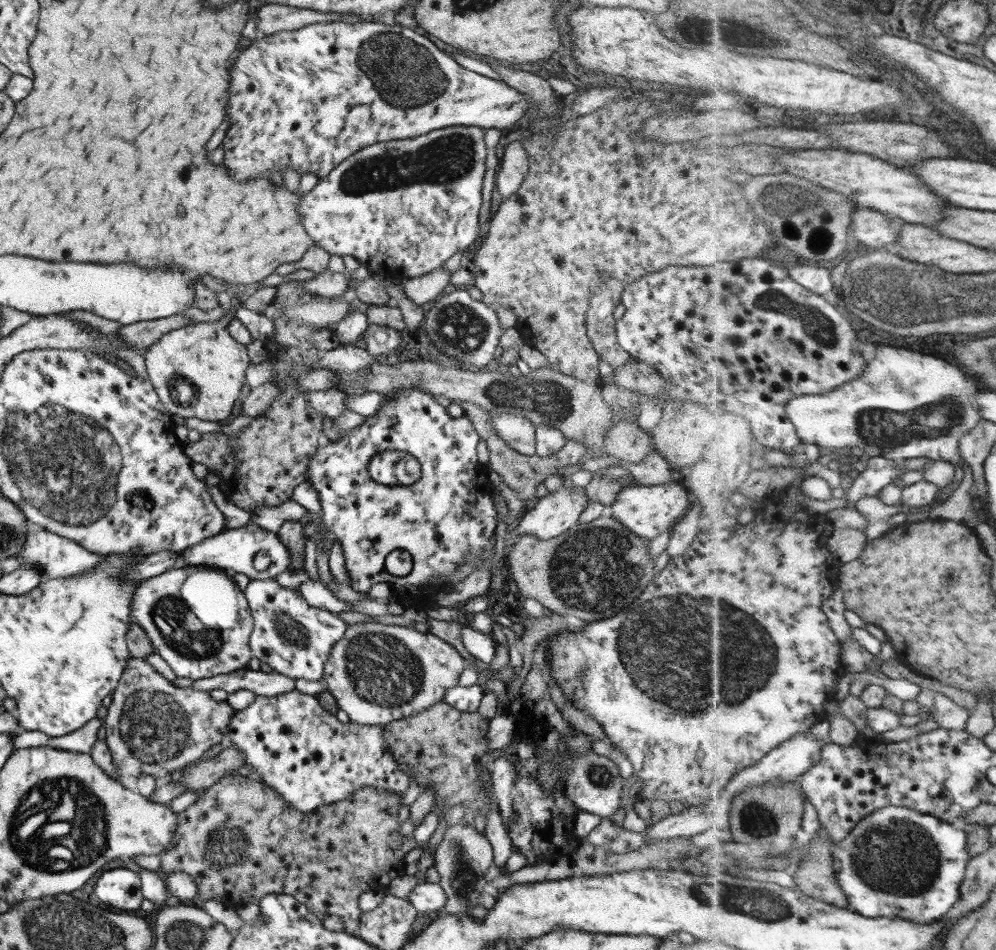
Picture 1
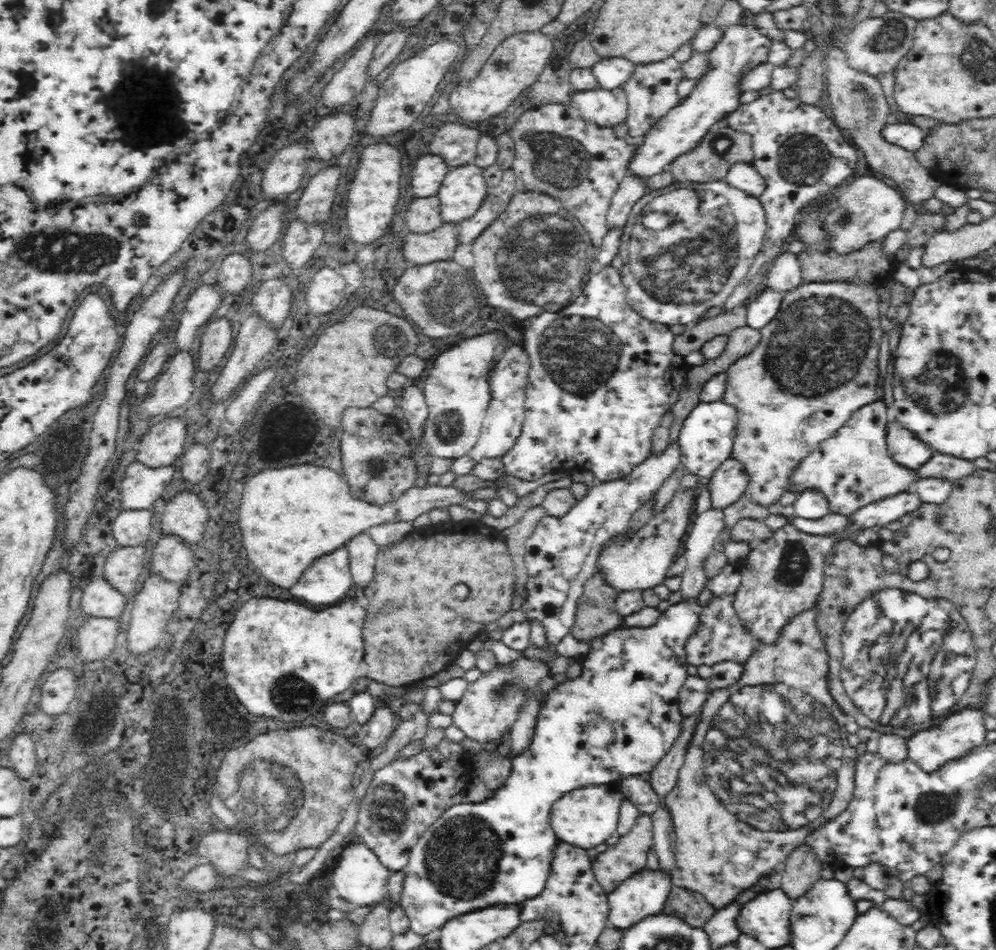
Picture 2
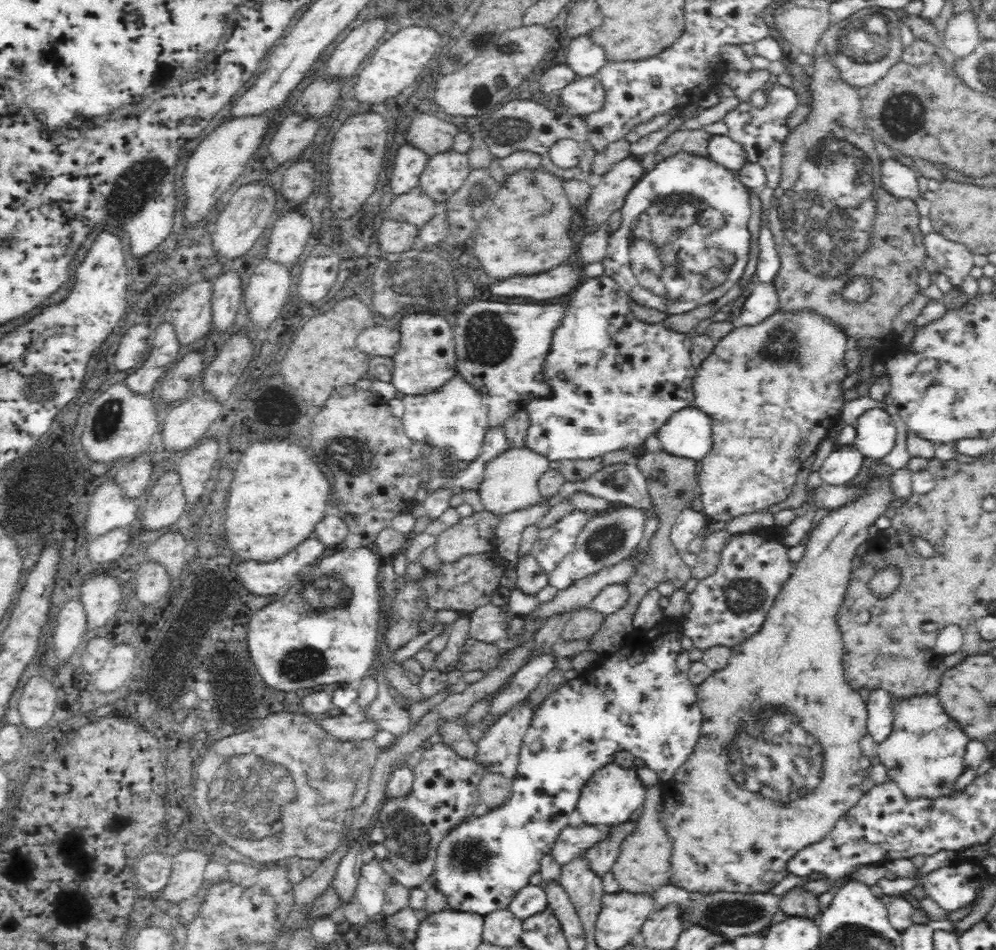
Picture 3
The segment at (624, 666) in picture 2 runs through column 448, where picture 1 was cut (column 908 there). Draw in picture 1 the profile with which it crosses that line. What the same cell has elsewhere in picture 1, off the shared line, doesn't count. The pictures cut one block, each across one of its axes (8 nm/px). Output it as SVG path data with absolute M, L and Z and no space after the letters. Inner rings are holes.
M886 806L863 818L838 850L833 850L835 876L845 892L848 909L869 918L902 918L916 923L941 920L962 896L962 882L972 856L967 852L967 833L961 825L943 822L906 806Z

